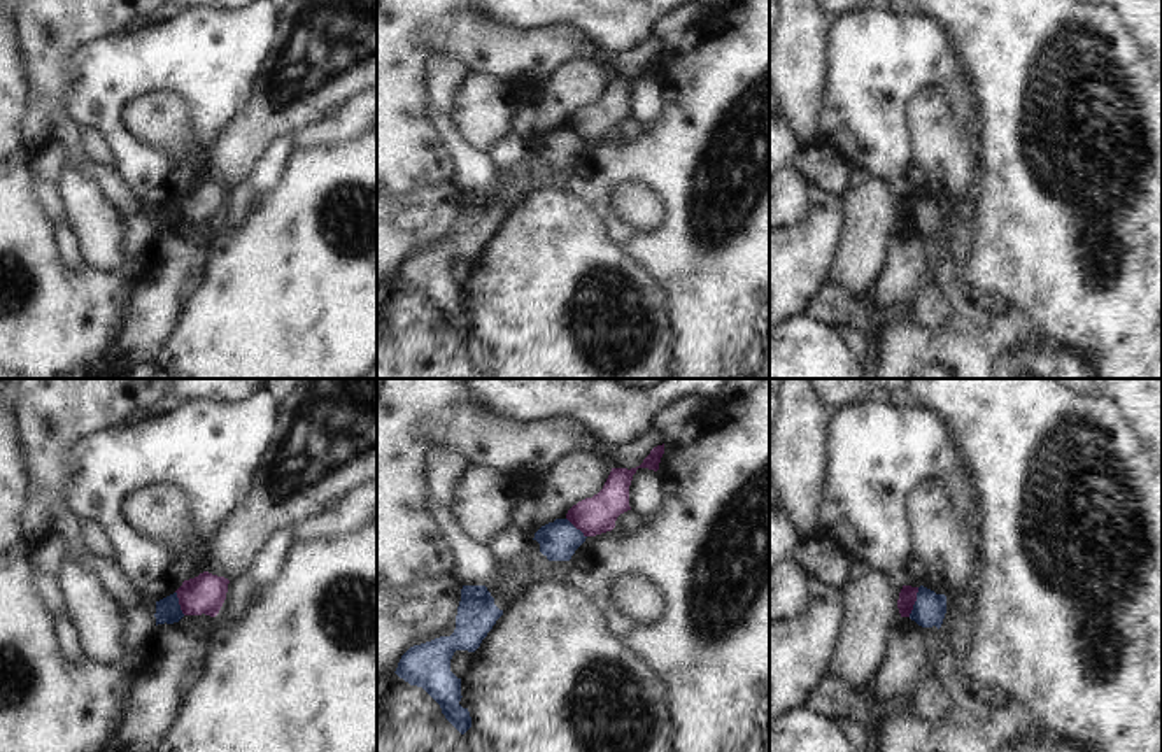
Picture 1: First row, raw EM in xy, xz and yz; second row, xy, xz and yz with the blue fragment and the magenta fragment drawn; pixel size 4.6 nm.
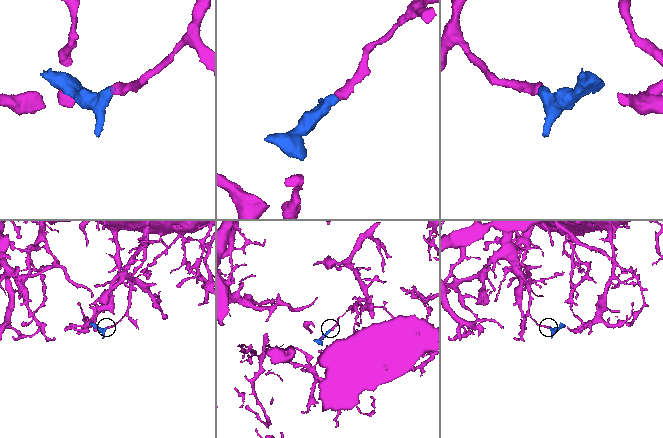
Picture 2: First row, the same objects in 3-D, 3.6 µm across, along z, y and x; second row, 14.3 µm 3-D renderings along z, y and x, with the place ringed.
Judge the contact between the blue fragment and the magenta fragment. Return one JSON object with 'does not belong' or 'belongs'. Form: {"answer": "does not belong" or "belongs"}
{"answer": "does not belong"}

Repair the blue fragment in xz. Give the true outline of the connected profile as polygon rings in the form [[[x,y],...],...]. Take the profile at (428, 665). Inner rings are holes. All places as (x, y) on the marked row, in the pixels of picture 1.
[[[463,585],[454,633],[410,647],[394,671],[410,685],[422,687],[461,734],[471,727],[471,717],[459,705],[461,678],[450,671],[450,659],[456,650],[475,652],[501,615],[485,585]]]

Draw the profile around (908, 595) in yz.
[[[903,585],[897,599],[897,608],[901,617],[910,617],[913,605],[917,601],[918,587]]]

